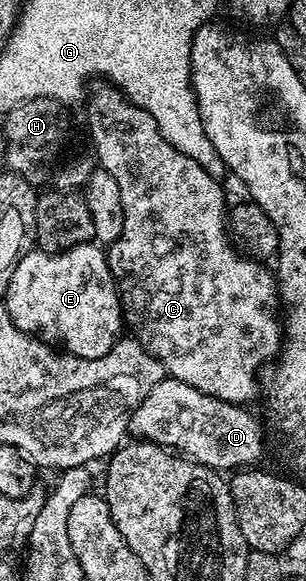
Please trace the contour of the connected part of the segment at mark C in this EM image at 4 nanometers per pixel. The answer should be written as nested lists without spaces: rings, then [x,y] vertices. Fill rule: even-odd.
[[[113,85],[98,86],[102,87],[96,88],[95,91],[93,88],[85,100],[85,102],[87,101],[86,123],[90,126],[90,139],[94,142],[94,151],[98,154],[99,161],[102,162],[99,163],[101,170],[112,173],[112,177],[116,177],[116,186],[120,188],[120,205],[124,217],[124,229],[117,241],[109,244],[106,260],[117,282],[123,308],[127,312],[134,311],[135,317],[138,318],[136,338],[148,354],[160,361],[160,365],[166,370],[169,378],[186,382],[188,385],[200,389],[200,393],[210,394],[220,401],[239,405],[249,404],[249,399],[258,391],[258,370],[266,362],[269,364],[284,346],[284,323],[280,318],[280,284],[275,272],[271,268],[270,272],[262,264],[265,262],[243,253],[232,242],[231,236],[228,234],[226,195],[222,192],[221,185],[217,183],[219,180],[207,173],[199,163],[192,161],[192,157],[188,157],[184,153],[180,153],[180,149],[168,145],[168,141],[162,136],[156,121],[152,121],[149,113],[137,107],[131,99],[127,99],[117,87]]]

